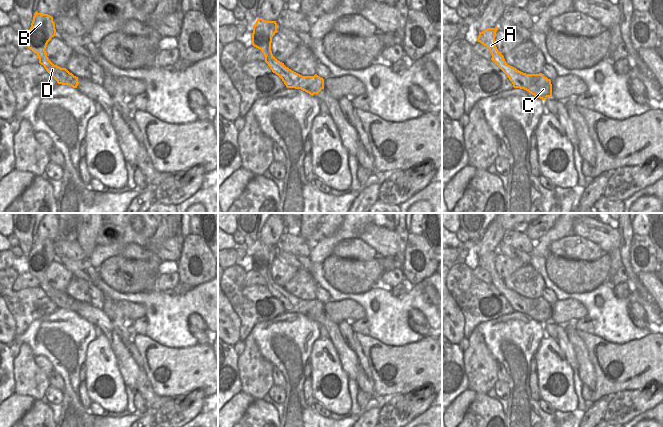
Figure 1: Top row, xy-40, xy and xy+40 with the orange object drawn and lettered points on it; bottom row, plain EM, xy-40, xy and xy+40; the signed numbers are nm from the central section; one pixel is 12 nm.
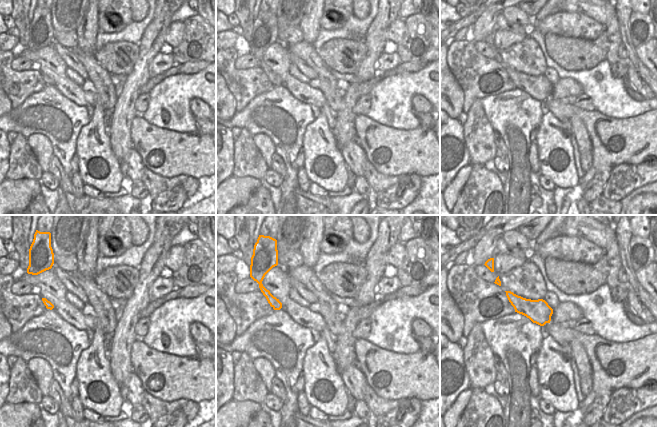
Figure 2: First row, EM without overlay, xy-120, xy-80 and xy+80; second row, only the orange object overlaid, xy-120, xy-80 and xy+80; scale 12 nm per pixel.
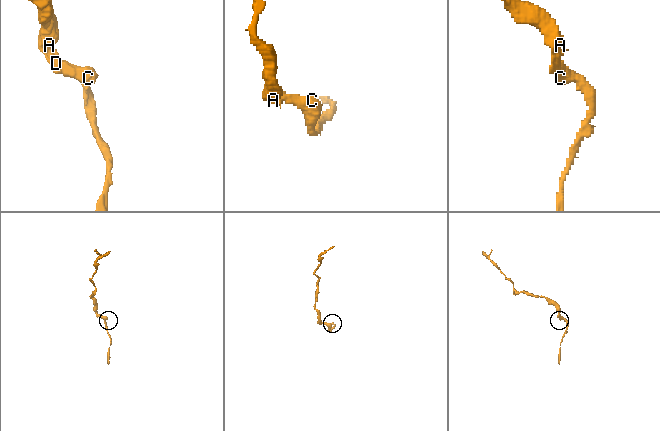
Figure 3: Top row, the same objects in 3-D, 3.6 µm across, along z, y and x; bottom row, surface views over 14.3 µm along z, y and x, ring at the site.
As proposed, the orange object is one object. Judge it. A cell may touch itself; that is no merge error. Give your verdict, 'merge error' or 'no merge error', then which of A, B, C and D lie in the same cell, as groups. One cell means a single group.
no merge error | A B C D

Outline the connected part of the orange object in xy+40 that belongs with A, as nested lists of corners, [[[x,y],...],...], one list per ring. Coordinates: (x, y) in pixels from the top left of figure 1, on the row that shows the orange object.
[[[495,27],[479,32],[477,41],[489,49],[492,55],[491,60],[507,75],[513,87],[524,89],[542,100],[552,97],[551,80],[545,77],[544,74],[526,74],[506,63],[504,56],[496,47],[495,37],[497,30],[498,27]]]

